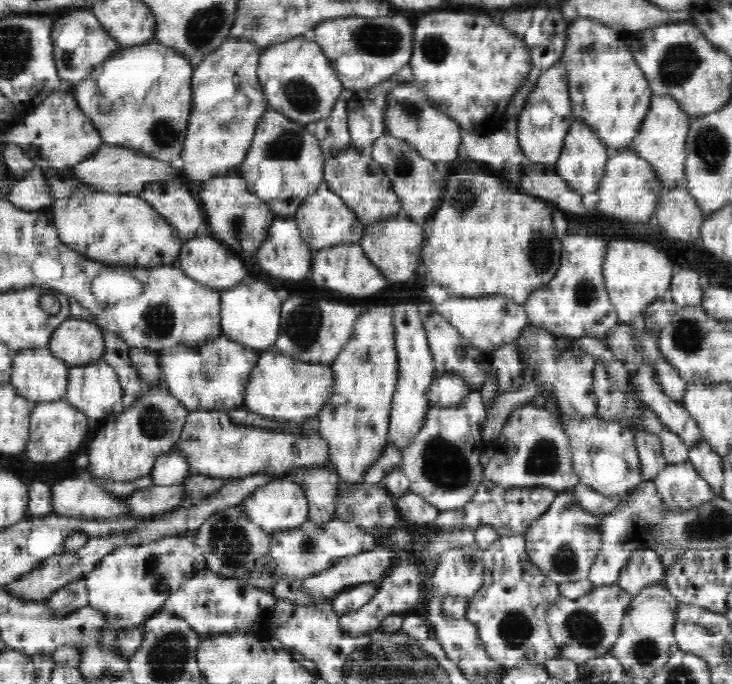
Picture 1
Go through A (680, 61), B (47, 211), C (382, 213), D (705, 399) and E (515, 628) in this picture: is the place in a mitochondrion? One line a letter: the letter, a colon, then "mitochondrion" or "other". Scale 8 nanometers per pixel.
A: mitochondrion
B: other
C: other
D: other
E: mitochondrion

